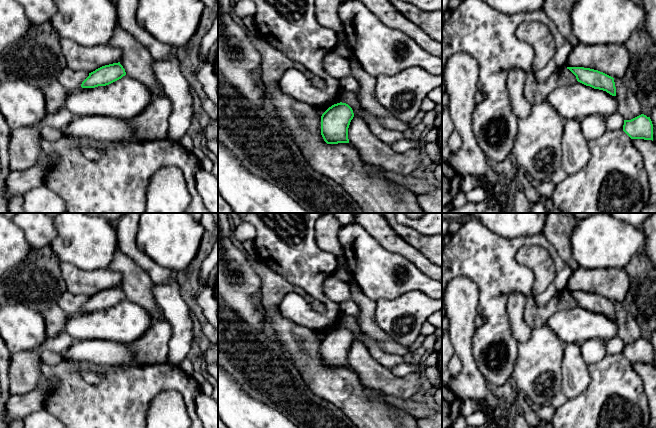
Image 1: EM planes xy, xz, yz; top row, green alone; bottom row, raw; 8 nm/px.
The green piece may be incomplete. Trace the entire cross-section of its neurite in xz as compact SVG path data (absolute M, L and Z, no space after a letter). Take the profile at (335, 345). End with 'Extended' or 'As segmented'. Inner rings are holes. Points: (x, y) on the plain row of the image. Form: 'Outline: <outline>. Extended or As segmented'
Outline: M346 327L329 331L321 340L321 359L327 368L349 367L348 352L354 341Z. As segmented

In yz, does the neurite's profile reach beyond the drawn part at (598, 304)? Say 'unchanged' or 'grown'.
unchanged

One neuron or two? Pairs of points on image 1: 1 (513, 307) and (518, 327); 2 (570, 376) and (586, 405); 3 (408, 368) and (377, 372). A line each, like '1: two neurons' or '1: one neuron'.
1: one neuron
2: two neurons
3: two neurons

